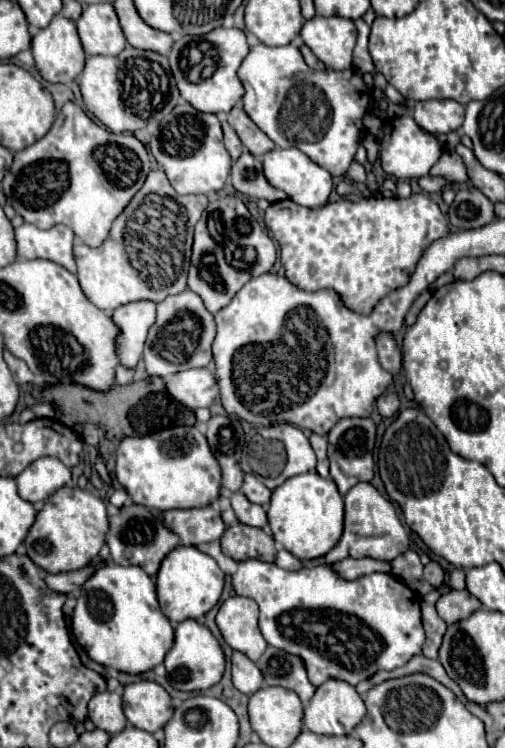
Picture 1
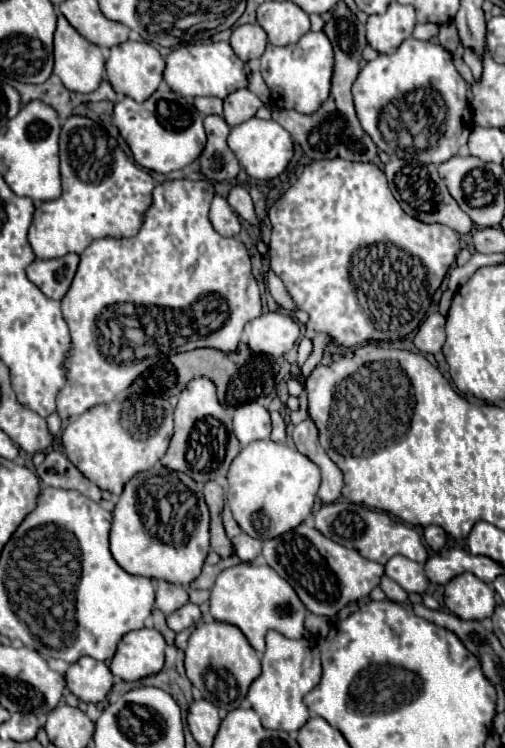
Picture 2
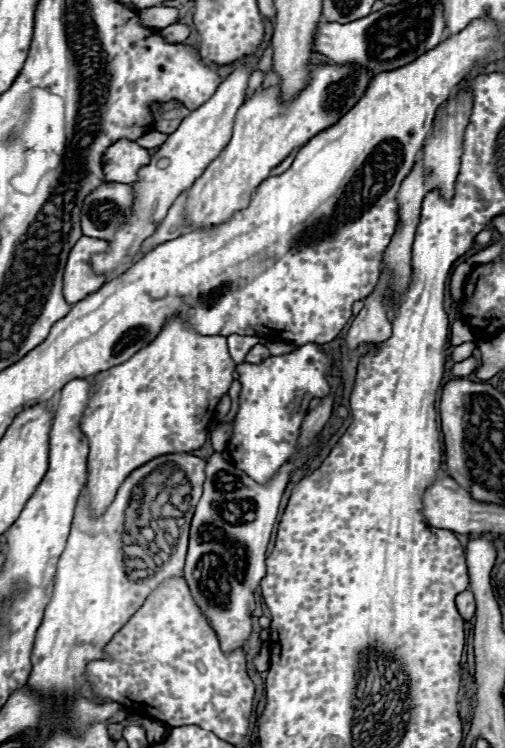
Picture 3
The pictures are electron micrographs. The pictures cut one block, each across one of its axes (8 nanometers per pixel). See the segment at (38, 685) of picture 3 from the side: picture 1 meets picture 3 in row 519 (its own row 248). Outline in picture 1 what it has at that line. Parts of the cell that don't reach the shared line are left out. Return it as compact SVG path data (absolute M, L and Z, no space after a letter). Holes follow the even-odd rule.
M154 168L140 192L116 218L108 240L100 248L88 248L86 244L74 246L78 280L88 300L104 312L114 312L118 306L124 306L128 302L162 302L172 294L184 292L192 256L194 226L206 206L206 196L176 194L176 190L166 180L164 170ZM154 178L158 180L154 182Z

